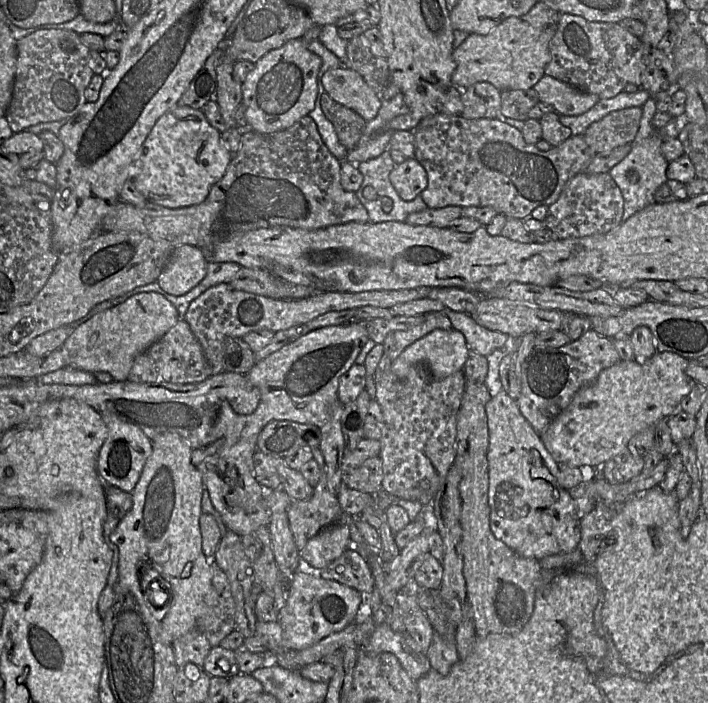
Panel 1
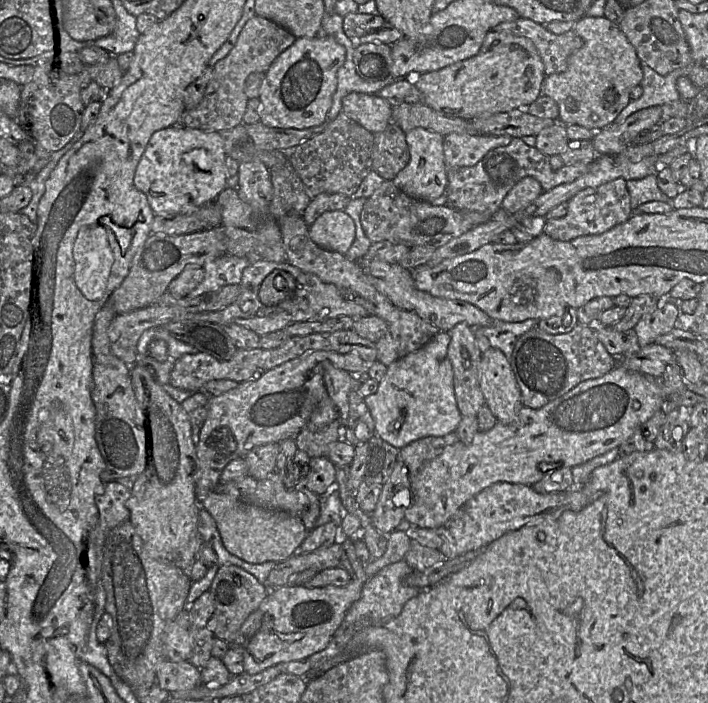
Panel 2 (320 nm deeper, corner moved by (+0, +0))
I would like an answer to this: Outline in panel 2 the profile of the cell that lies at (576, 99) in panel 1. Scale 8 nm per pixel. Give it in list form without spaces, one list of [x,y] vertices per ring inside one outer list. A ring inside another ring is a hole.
[[[584,16],[576,21],[573,30],[583,39],[584,44],[568,58],[565,71],[545,75],[541,95],[548,96],[557,103],[559,107],[559,123],[565,126],[583,126],[592,131],[598,131],[611,124],[631,101],[629,98],[630,91],[640,85],[643,79],[642,64],[634,46],[619,25],[604,16]]]

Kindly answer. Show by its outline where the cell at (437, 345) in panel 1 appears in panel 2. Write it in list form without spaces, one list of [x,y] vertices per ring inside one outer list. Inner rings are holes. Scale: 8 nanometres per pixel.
[[[440,331],[426,345],[387,366],[377,392],[364,397],[375,422],[375,433],[401,449],[427,436],[456,432],[462,414],[454,391],[453,368],[448,357],[449,331]]]

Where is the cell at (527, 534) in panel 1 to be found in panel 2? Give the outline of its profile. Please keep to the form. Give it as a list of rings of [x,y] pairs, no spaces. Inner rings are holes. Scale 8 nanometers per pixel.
[[[496,348],[483,353],[480,363],[480,388],[485,404],[505,424],[512,423],[521,408],[522,395],[510,360]]]

